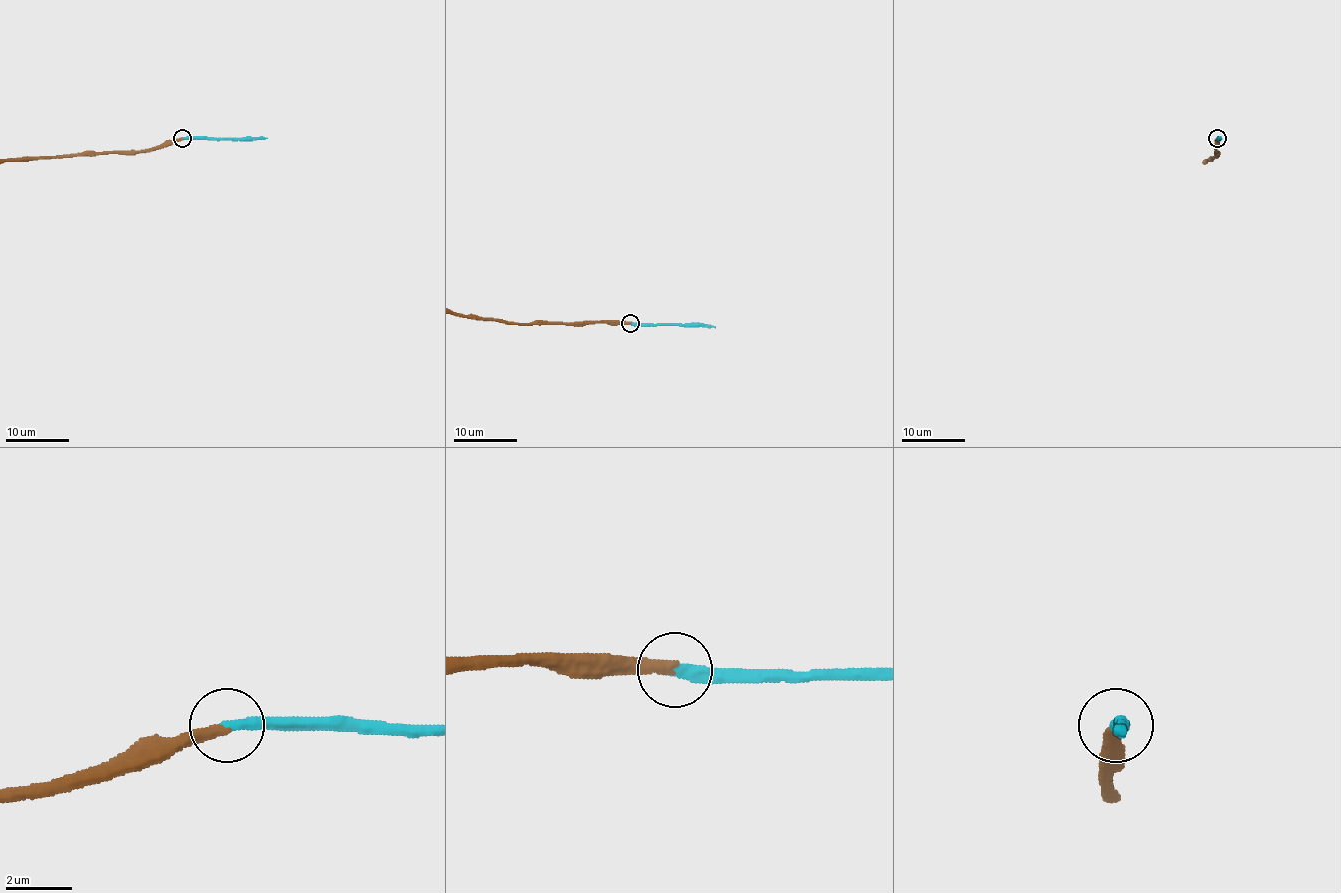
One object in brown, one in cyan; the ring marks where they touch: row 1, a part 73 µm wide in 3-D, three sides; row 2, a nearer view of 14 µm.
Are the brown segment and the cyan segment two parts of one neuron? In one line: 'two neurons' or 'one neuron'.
one neuron

